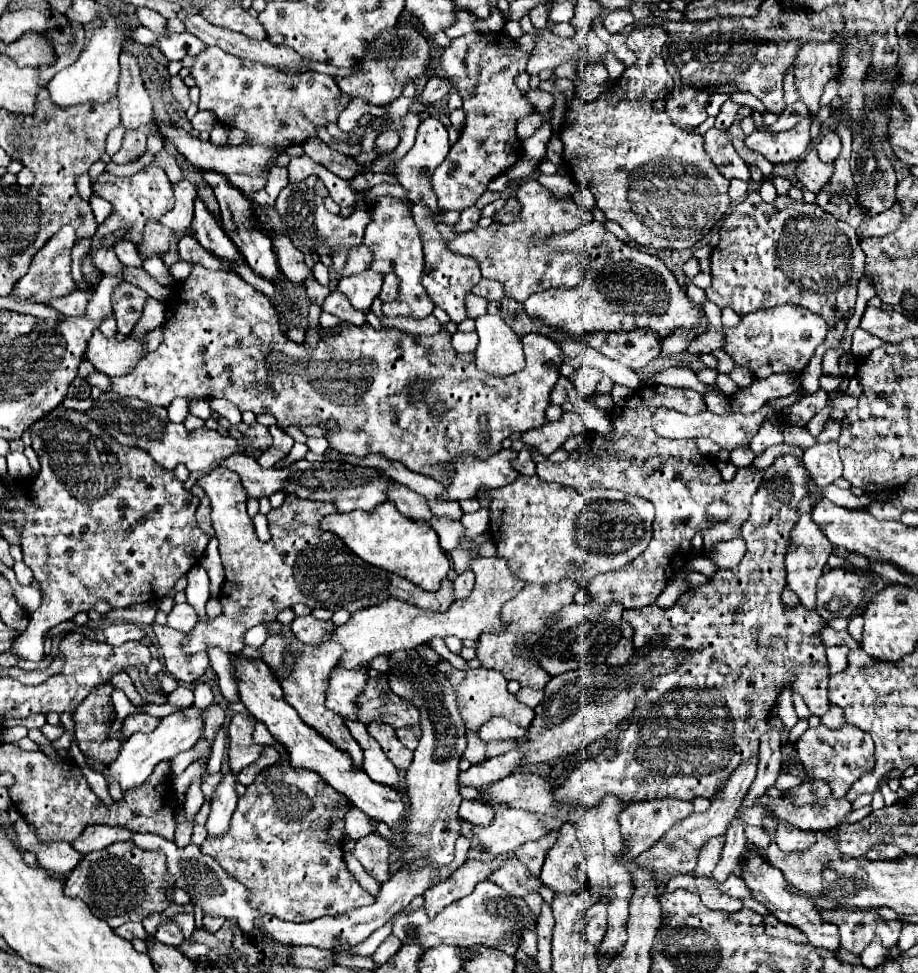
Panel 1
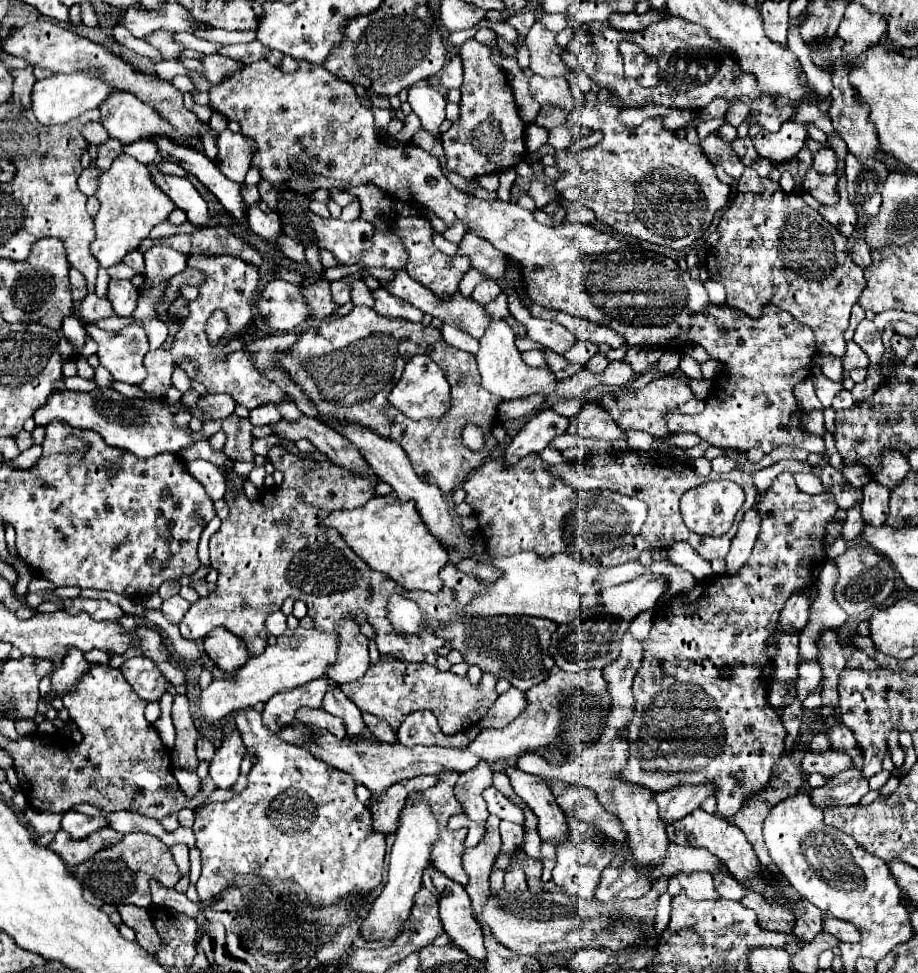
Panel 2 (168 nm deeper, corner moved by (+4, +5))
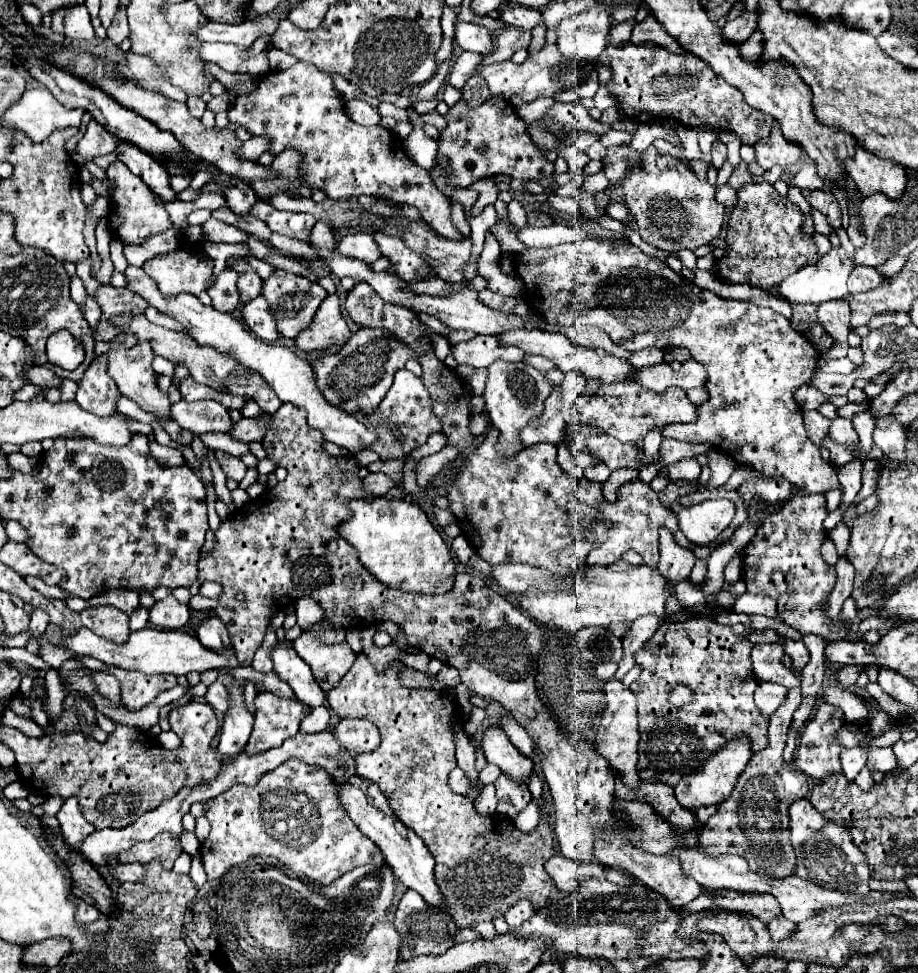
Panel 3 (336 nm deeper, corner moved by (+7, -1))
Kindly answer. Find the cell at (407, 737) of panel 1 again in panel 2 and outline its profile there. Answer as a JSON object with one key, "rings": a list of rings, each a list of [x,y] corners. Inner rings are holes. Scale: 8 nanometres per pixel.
{"rings":[[[422,710],[410,714],[400,730],[398,730],[398,742],[404,746],[414,746],[414,744],[428,744],[428,746],[454,746],[454,748],[464,748],[464,744],[470,744],[476,736],[480,734],[480,728],[474,726],[462,734],[456,736],[444,736],[438,728],[436,716],[432,712]]]}

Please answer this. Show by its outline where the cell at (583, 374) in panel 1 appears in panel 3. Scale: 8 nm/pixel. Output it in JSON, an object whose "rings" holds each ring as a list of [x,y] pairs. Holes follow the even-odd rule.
{"rings":[[[475,336],[467,342],[451,346],[451,352],[459,364],[469,364],[475,368],[485,368],[497,358],[507,362],[523,362],[527,356],[515,346],[497,346],[497,340],[493,336]]]}

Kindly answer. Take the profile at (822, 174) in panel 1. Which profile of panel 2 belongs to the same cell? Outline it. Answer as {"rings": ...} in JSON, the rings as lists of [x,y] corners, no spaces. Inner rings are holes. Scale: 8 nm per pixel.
{"rings":[[[808,170],[806,178],[804,178],[804,190],[826,206],[834,206],[840,200],[840,196],[838,196],[838,176],[836,174],[822,176],[822,174],[816,174],[814,170]]]}

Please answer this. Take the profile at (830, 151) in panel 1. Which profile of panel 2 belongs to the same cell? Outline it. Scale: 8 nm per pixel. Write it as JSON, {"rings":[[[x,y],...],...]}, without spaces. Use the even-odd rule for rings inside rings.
{"rings":[[[822,148],[814,154],[814,162],[812,162],[812,168],[818,172],[818,174],[834,174],[836,170],[836,156],[830,148]]]}

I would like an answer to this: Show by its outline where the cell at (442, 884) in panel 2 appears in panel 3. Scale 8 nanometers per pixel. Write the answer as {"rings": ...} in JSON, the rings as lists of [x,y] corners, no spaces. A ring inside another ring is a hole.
{"rings":[[[351,776],[347,784],[337,786],[341,802],[345,806],[345,810],[349,812],[351,820],[359,826],[359,830],[371,838],[375,844],[379,844],[385,862],[393,868],[393,874],[411,890],[419,892],[423,896],[423,900],[431,906],[437,906],[441,910],[447,912],[447,904],[445,904],[445,896],[441,896],[441,890],[437,888],[435,882],[435,860],[431,856],[431,852],[425,848],[423,840],[419,840],[417,834],[413,834],[391,810],[389,800],[385,796],[385,792],[381,792],[379,784],[373,784],[371,780],[359,778],[359,776]]]}

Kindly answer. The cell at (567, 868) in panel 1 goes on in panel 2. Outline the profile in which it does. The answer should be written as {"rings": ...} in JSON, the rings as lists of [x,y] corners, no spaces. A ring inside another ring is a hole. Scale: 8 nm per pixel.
{"rings":[[[508,766],[506,776],[510,778],[514,792],[522,800],[526,800],[526,804],[538,816],[540,838],[554,840],[554,844],[560,844],[564,840],[568,824],[566,824],[566,816],[562,814],[560,806],[556,804],[548,784],[540,776],[522,772],[518,766]]]}

